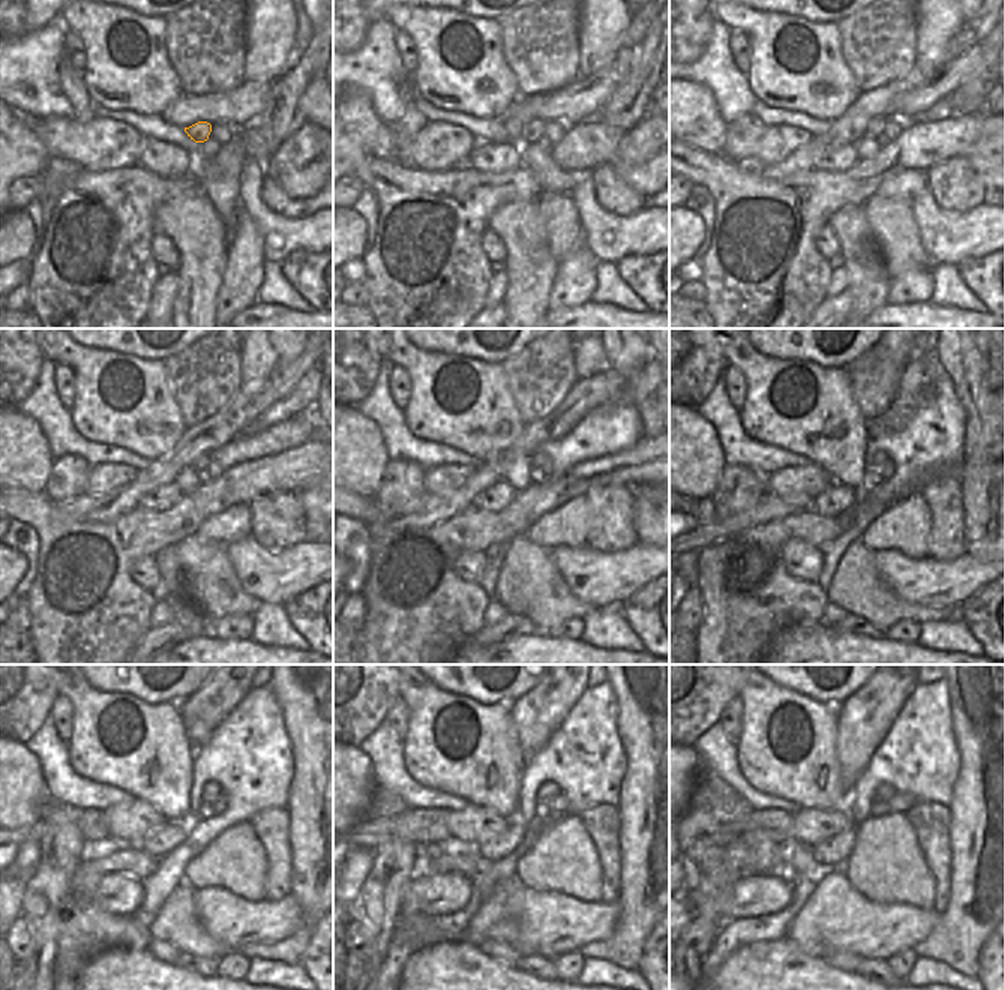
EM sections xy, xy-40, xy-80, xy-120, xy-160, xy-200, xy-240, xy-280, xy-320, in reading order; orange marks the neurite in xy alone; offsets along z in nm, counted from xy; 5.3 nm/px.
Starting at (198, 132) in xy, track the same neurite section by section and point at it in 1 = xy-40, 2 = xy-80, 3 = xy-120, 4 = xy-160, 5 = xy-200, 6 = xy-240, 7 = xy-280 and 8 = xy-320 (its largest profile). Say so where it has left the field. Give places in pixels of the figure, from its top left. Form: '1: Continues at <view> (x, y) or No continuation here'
1: Continues at xy-40 (535, 131)
2: Continues at xy-80 (874, 129)
3: Continues at xy-120 (201, 464)
4: Continues at xy-160 (538, 461)
5: Continues at xy-200 (880, 459)
6: Continues at xy-240 (212, 792)
7: Continues at xy-280 (548, 791)
8: Continues at xy-320 (884, 792).

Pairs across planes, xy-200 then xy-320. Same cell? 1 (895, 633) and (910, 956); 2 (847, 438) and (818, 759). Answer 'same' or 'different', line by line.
1: same
2: same

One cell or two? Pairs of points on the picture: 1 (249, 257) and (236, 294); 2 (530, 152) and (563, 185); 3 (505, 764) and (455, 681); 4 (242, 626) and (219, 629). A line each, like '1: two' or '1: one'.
1: one
2: one
3: two
4: one

